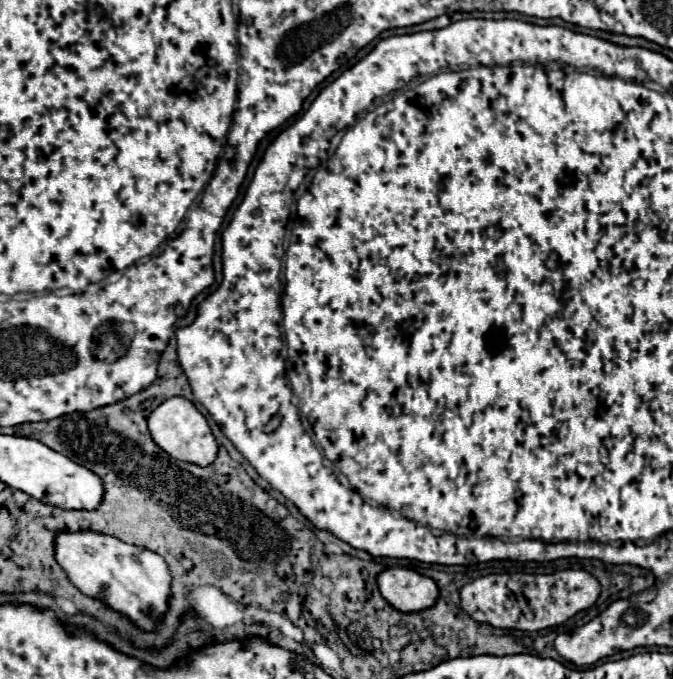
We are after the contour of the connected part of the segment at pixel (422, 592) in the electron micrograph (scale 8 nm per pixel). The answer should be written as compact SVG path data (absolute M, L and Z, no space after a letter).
M386 569L378 575L378 587L382 597L402 613L416 613L430 609L440 591L438 585L412 569Z

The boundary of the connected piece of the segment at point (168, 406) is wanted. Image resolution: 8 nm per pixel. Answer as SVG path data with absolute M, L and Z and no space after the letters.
M170 397L160 403L148 415L148 429L158 447L162 447L170 457L196 465L210 465L216 459L218 443L208 427L206 417L184 397Z

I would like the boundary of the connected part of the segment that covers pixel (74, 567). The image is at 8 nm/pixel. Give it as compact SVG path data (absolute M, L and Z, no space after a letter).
M66 529L66 531L58 531L54 537L54 559L66 571L68 579L84 595L100 597L104 603L118 609L120 613L124 613L126 617L130 617L136 625L140 625L144 629L154 629L158 615L162 615L166 611L168 587L170 587L168 565L160 555L156 555L144 547L128 545L112 535L104 535L104 533L96 533L96 531L68 531Z

